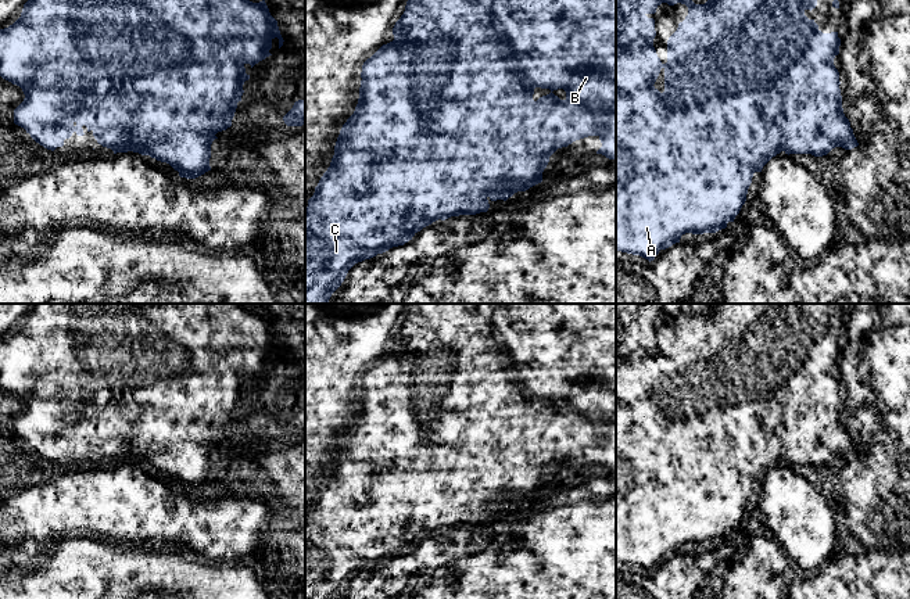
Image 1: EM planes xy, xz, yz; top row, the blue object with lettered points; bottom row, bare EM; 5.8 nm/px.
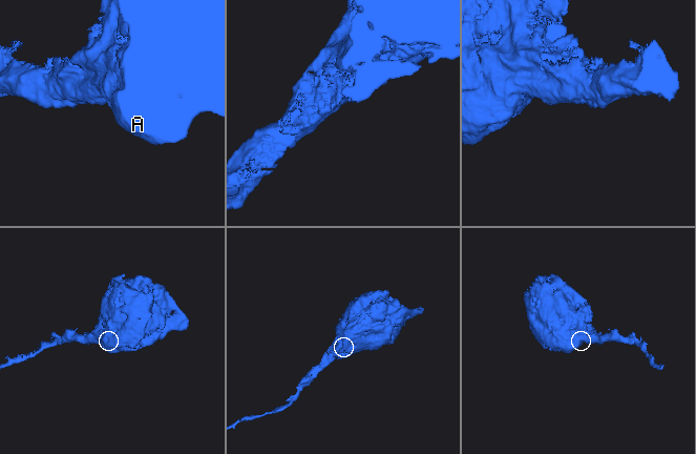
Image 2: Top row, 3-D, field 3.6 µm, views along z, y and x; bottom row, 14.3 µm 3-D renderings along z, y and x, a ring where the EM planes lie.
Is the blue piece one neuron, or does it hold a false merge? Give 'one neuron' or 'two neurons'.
one neuron

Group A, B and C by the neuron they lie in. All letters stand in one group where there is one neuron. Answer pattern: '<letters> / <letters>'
A B C

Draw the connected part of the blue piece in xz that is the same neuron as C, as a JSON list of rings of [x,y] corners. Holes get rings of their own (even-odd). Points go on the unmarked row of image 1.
[[[408,304],[405,322],[393,338],[394,351],[383,355],[370,369],[362,376],[359,409],[354,424],[343,435],[334,456],[334,466],[330,477],[320,488],[315,498],[314,506],[308,510],[305,519],[305,599],[338,599],[344,592],[348,581],[358,573],[370,570],[377,564],[383,564],[393,557],[404,556],[423,538],[441,530],[445,531],[451,527],[476,526],[487,523],[490,519],[488,512],[504,510],[506,512],[517,502],[526,502],[530,498],[542,492],[542,483],[549,473],[549,467],[562,458],[567,458],[576,451],[598,446],[602,458],[596,465],[602,465],[609,470],[616,470],[616,304]],[[534,399],[549,399],[551,403],[533,410]]]

